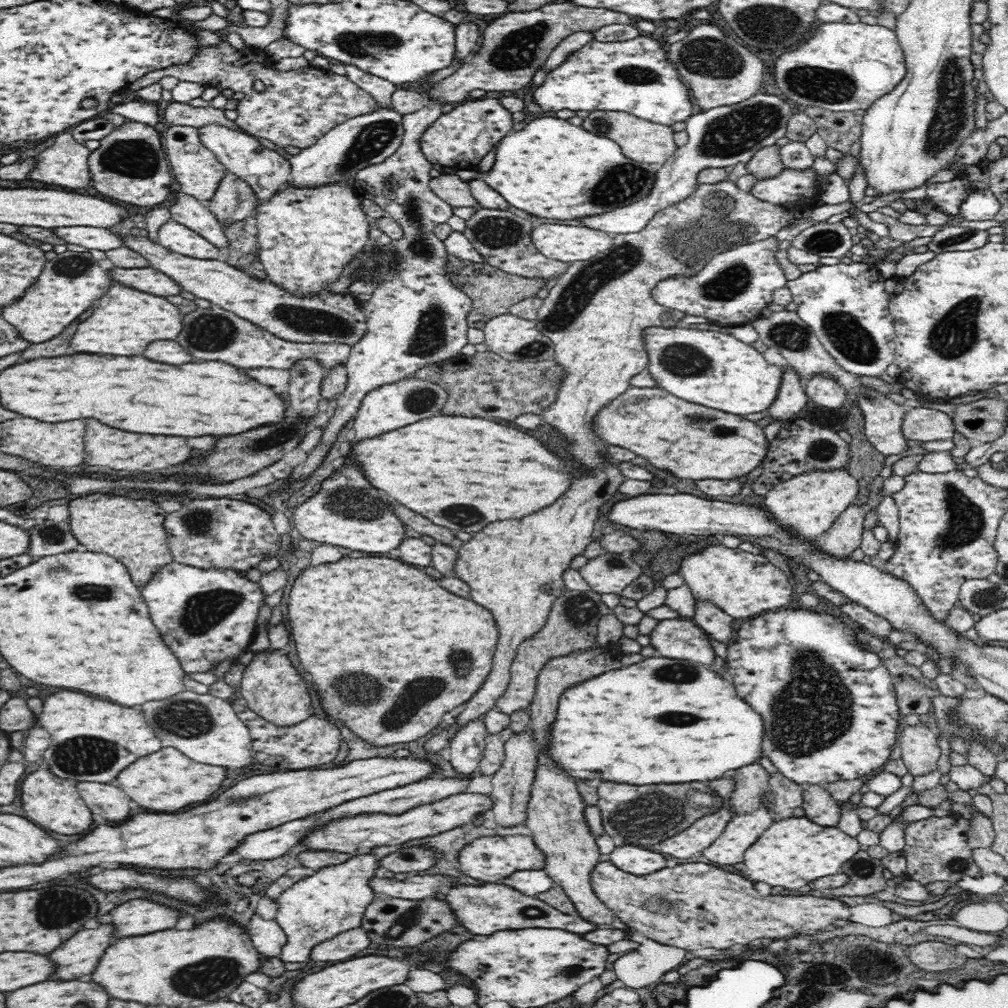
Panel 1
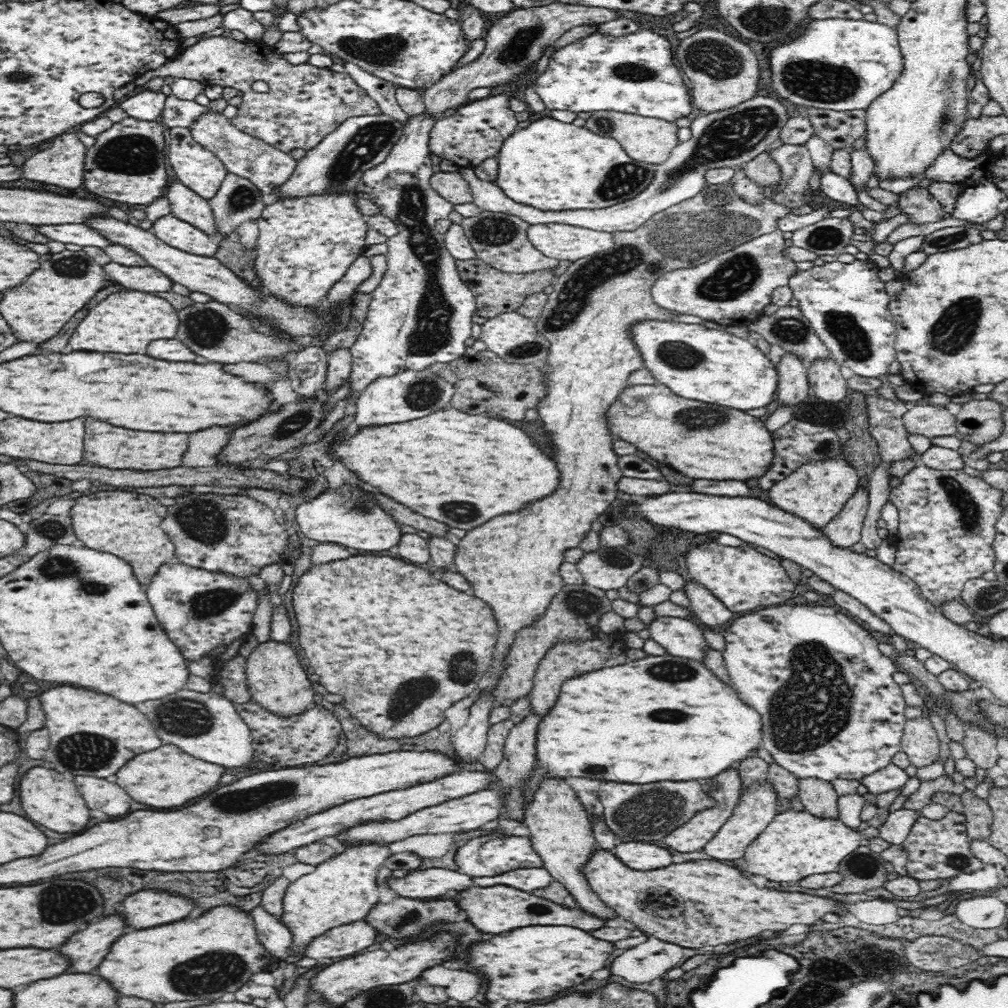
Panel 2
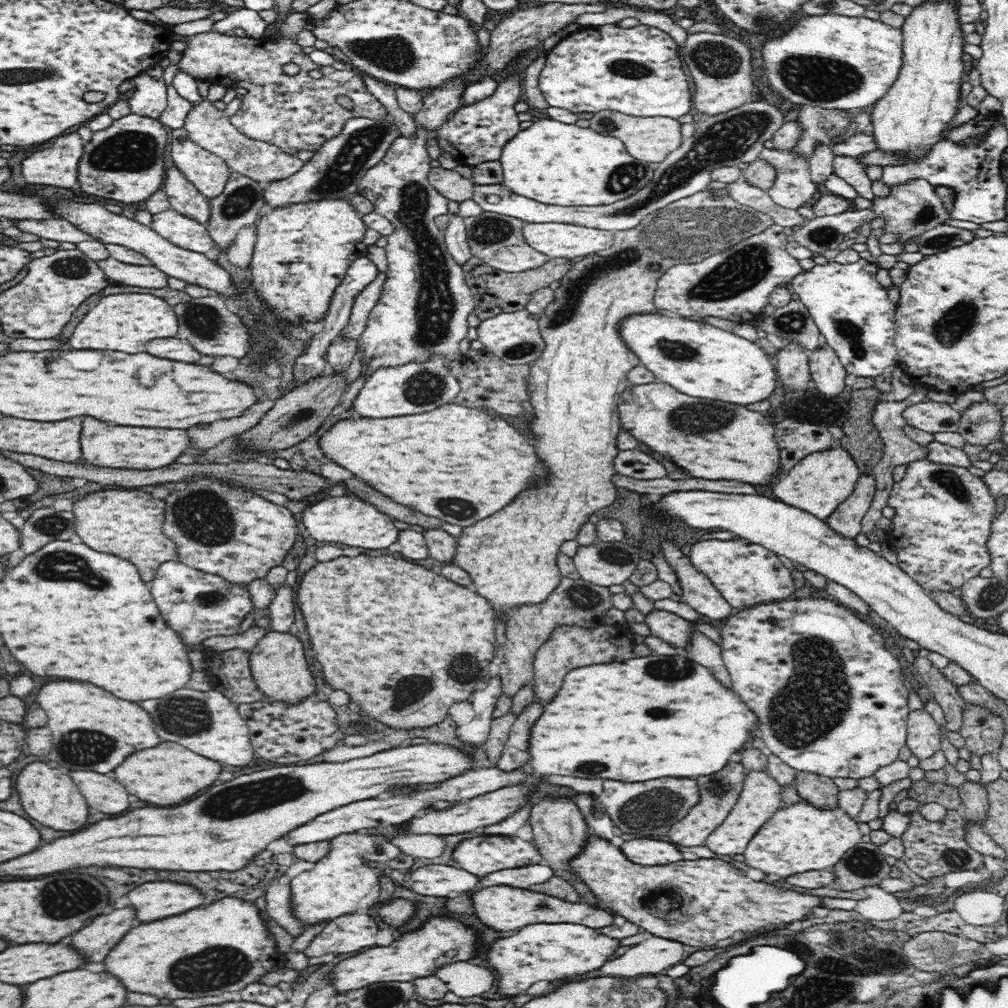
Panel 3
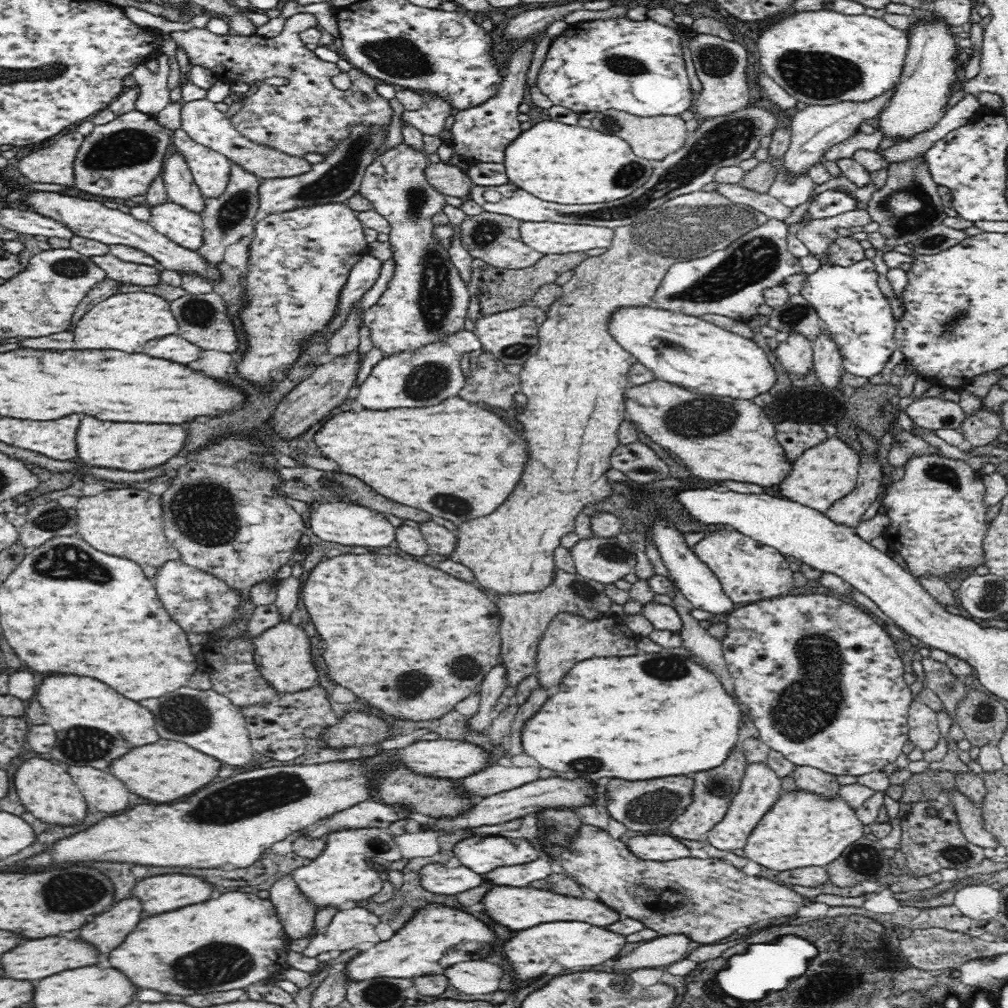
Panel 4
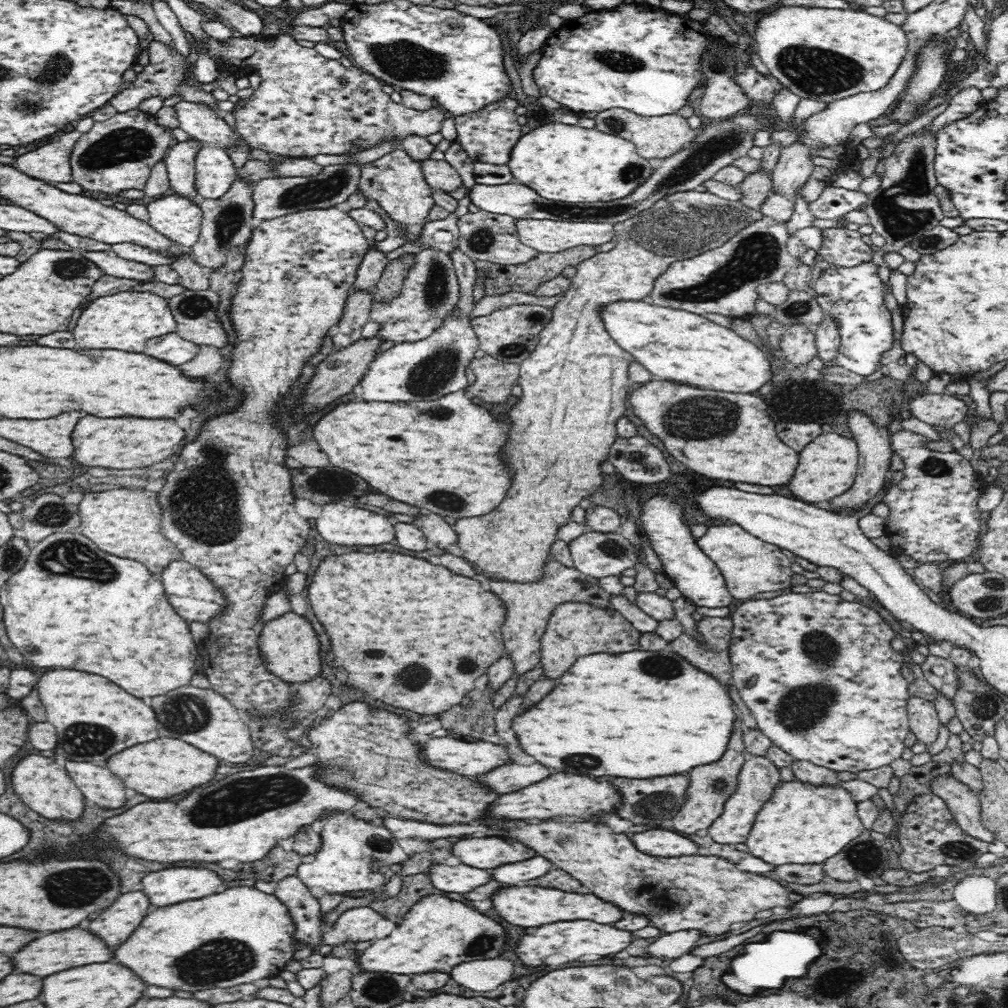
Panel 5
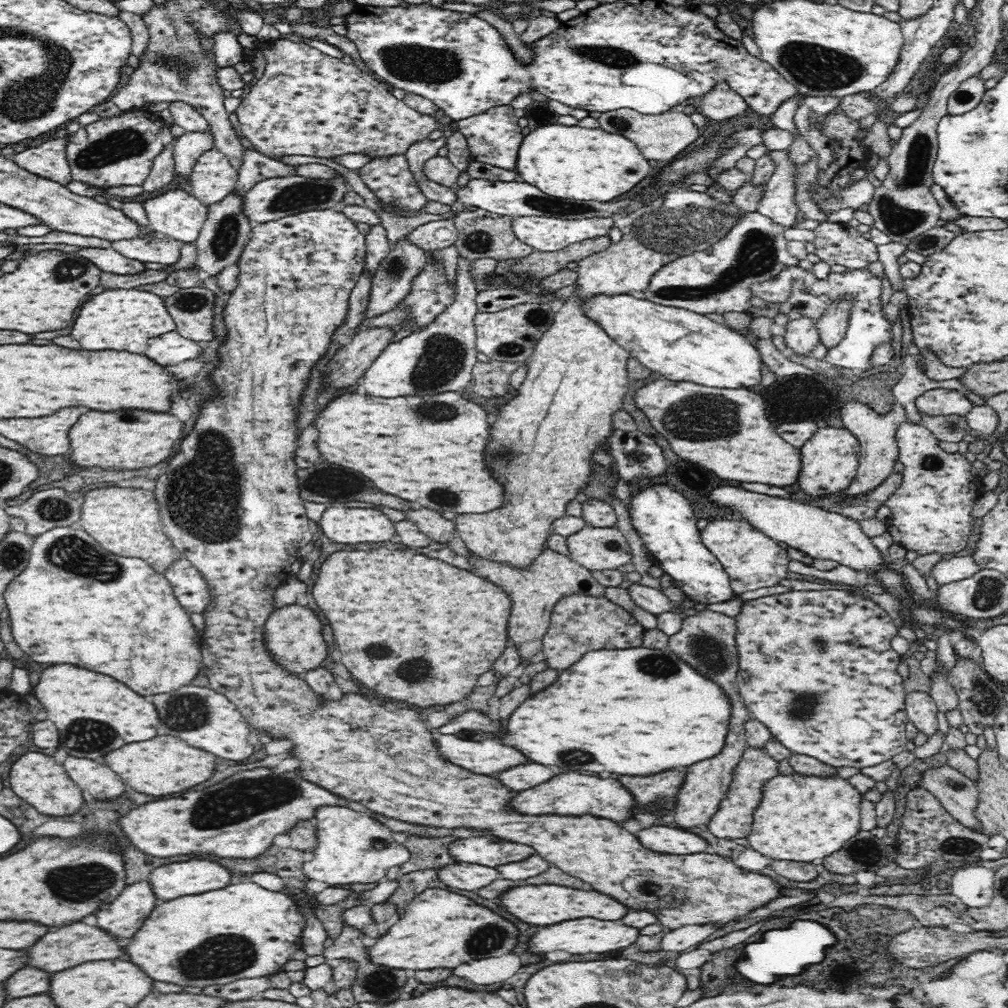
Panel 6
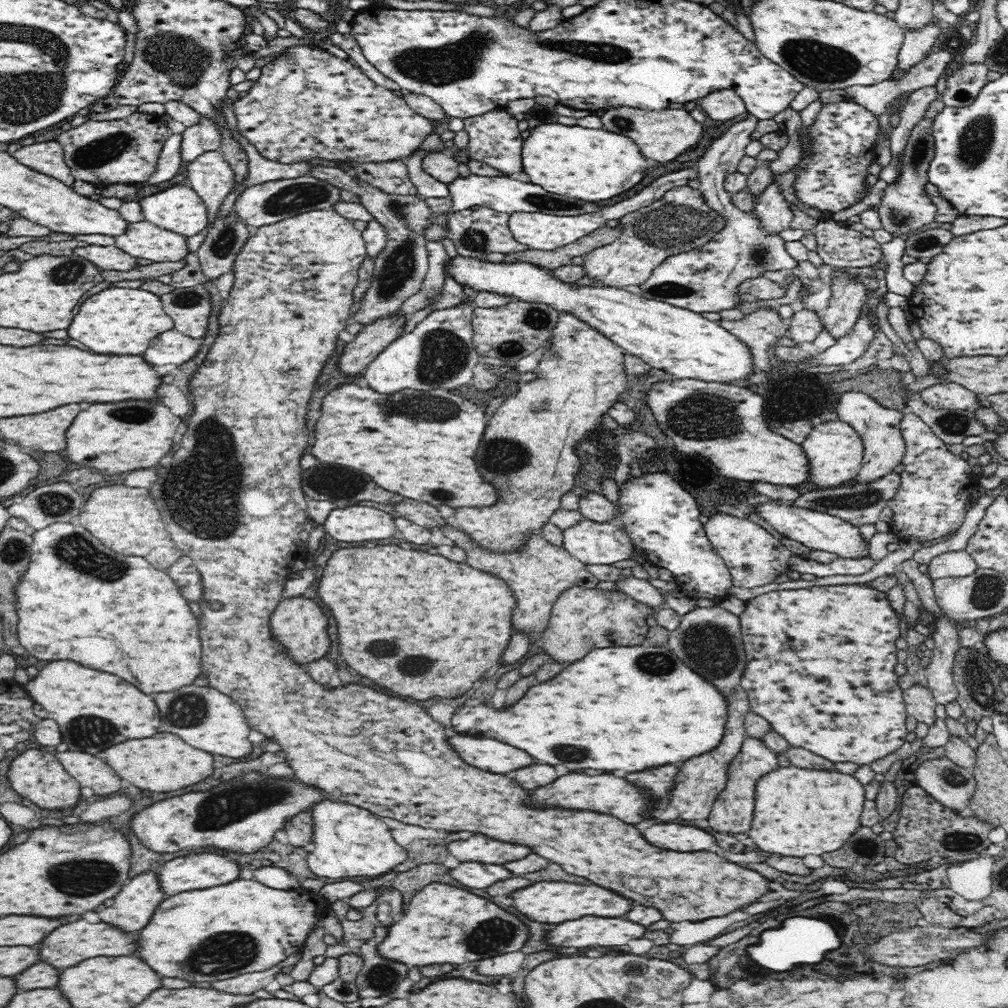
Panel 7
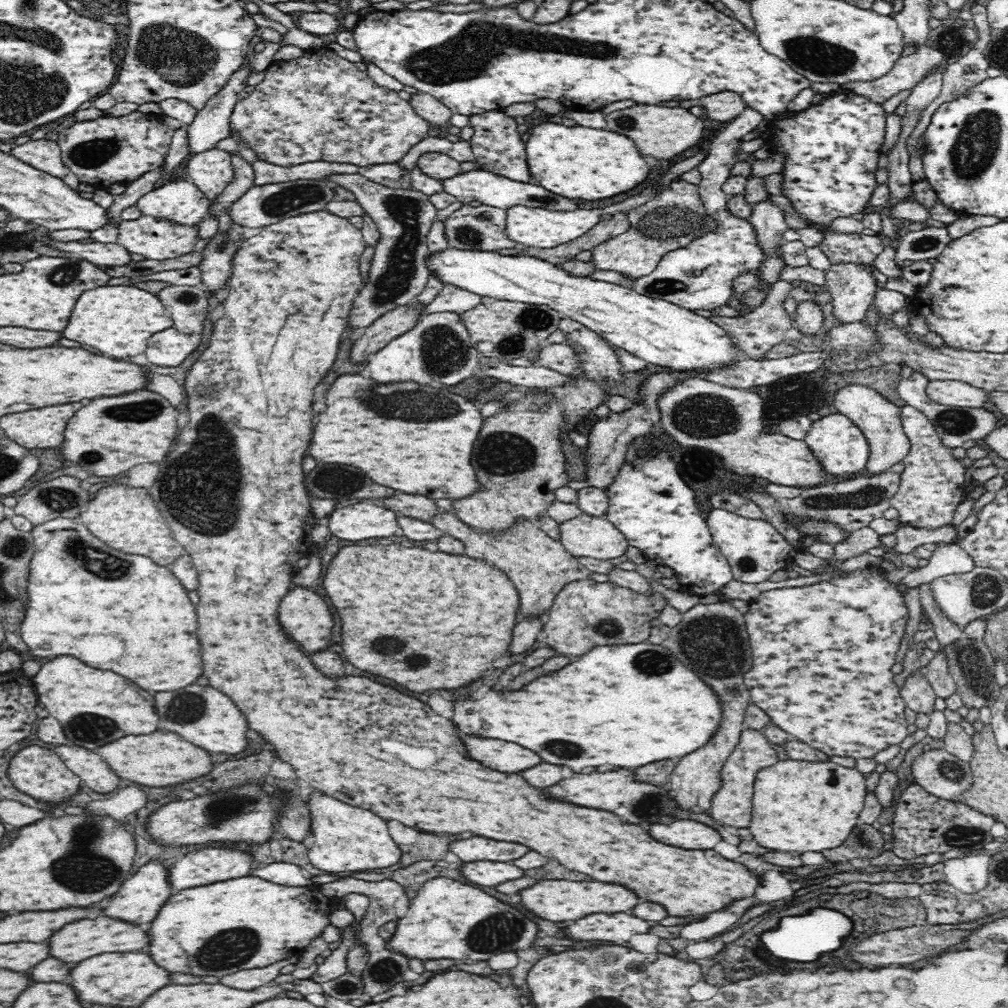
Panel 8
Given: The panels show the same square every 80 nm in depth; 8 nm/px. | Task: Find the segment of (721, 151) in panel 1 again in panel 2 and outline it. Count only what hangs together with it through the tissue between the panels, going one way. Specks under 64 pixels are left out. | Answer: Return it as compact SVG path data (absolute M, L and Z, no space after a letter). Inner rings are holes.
M756 96L734 106L732 110L720 110L712 114L696 116L689 126L692 138L687 142L679 143L672 150L668 160L656 167L652 182L630 200L604 209L561 212L538 210L532 206L514 202L492 181L484 181L476 177L472 167L460 166L458 172L468 182L473 194L473 202L482 211L512 214L530 225L554 223L610 233L633 231L651 220L657 213L696 196L703 188L706 188L708 184L705 174L710 169L743 166L756 156L768 151L770 145L780 139L780 130L789 118L786 106L768 96Z

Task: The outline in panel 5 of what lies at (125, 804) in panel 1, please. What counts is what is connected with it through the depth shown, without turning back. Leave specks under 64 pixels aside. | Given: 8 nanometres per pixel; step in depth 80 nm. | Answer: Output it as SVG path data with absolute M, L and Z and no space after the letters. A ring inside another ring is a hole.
M66 762L66 770L84 796L100 808L112 810L126 804L126 788L122 779L114 776L107 767L90 762Z

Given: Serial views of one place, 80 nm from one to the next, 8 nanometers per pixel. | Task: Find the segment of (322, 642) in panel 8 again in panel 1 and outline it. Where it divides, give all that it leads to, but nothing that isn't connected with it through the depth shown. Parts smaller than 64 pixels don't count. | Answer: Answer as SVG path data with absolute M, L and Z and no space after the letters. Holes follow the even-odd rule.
M270 648L253 654L252 662L244 669L241 683L239 694L245 700L245 705L275 726L294 726L312 716L308 686L292 661L280 650Z

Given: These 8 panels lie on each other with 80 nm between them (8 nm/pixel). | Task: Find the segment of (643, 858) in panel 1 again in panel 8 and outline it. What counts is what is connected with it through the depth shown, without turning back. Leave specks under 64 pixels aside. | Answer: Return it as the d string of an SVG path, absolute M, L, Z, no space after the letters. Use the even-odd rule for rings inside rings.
M690 819L650 825L646 830L658 842L686 850L713 849L722 839L714 828Z

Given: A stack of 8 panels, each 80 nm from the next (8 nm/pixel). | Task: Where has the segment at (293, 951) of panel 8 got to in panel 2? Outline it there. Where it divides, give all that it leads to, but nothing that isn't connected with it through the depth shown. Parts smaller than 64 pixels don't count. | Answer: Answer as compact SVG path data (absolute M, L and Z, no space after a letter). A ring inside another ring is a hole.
M218 906L196 920L176 920L162 926L152 926L144 930L134 930L118 938L112 944L108 956L98 966L98 974L112 982L112 988L122 996L138 996L152 1002L184 1002L184 1000L218 1000L226 992L236 992L250 981L256 972L266 971L272 963L279 963L280 958L272 956L259 943L255 924L250 912L240 910L239 906Z

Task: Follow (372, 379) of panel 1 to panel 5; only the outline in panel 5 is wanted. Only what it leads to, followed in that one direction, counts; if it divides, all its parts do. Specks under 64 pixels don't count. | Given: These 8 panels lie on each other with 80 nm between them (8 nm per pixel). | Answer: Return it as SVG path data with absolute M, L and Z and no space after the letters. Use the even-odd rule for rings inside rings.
M397 150L373 162L366 163L362 166L360 172L359 189L362 190L361 194L366 198L376 200L382 207L382 210L384 210L395 223L400 223L406 235L405 242L412 242L412 240L418 240L418 238L420 238L420 232L422 232L422 228L429 222L428 216L435 204L432 198L433 188L426 182L421 164L422 162L412 159L407 152ZM424 247L413 253L413 263L408 274L403 278L400 292L389 301L373 301L369 320L379 322L381 328L377 337L383 342L418 342L428 338L434 330L440 328L442 322L452 314L460 300L460 285L458 285L453 260L446 252L432 247Z

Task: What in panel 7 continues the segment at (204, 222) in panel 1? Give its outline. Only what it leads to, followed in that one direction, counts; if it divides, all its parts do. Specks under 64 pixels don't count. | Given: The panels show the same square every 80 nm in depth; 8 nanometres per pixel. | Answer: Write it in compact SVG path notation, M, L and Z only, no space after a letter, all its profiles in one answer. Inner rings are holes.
M201 116L200 124L186 127L182 133L182 162L188 164L194 162L198 156L209 151L219 151L222 142L222 128L216 121Z

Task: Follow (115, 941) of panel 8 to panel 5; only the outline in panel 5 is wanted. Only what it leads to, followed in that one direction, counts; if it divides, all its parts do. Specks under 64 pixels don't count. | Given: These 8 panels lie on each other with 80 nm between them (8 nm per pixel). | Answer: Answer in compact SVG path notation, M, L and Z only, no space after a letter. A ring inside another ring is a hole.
M78 926L72 930L60 930L50 934L46 932L45 934L46 936L32 940L28 946L23 946L22 950L11 955L14 972L47 977L62 970L68 970L72 966L108 962L112 958L112 950L108 950L104 942L100 942L100 938L94 938L89 930L82 930Z

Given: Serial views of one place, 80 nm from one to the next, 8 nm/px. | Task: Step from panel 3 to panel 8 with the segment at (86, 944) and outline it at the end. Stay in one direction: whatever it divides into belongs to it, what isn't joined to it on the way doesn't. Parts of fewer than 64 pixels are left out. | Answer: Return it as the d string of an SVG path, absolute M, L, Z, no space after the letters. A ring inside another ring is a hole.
M150 861L141 866L137 872L130 875L120 886L118 892L113 894L108 906L101 912L110 918L117 918L124 922L131 922L136 926L152 922L160 912L164 903L176 892L168 882L168 864L166 861Z

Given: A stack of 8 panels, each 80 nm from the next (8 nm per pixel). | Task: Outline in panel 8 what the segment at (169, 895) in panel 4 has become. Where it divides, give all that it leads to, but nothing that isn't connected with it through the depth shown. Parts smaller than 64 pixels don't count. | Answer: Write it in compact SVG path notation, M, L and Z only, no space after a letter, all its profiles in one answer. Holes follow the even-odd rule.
M231 846L207 847L181 855L168 864L168 882L175 890L196 886L208 886L214 882L224 882L232 878L248 876L252 873L253 858L247 852L231 849Z

